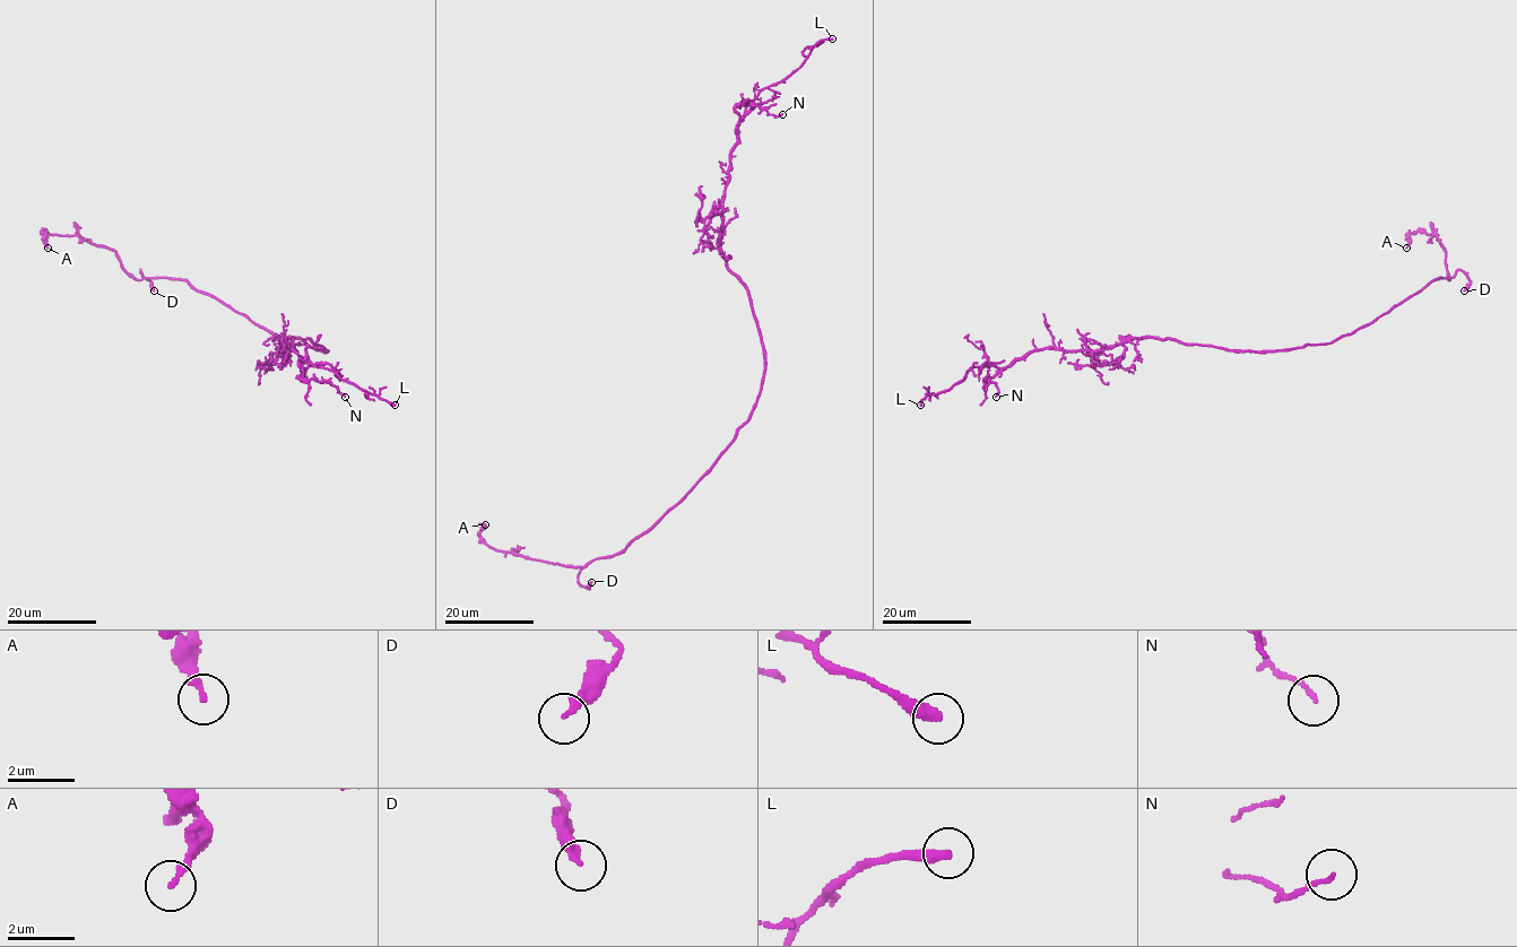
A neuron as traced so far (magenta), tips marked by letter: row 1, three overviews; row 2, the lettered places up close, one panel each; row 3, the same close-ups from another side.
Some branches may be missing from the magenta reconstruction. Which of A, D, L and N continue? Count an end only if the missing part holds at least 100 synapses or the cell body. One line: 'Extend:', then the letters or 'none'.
Extend: L

